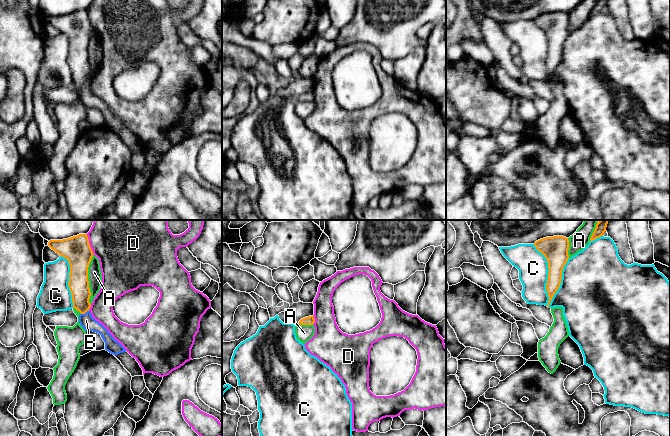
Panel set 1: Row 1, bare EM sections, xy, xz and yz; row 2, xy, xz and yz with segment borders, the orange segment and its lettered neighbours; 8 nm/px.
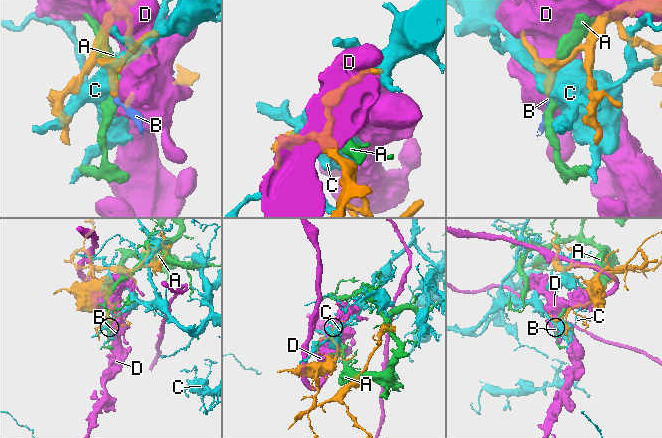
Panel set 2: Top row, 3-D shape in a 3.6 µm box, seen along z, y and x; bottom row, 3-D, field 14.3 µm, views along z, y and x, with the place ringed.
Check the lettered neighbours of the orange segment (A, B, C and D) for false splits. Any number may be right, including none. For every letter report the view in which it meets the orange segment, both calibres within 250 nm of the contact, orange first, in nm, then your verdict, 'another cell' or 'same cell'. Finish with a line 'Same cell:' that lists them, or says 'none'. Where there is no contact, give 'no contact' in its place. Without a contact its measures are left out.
A: xy | 220/110 nm | another cell
B: xy | 160/120 nm | same cell
C: yz | 200/240 nm | another cell
D: xy | 220/480 nm | another cell
Same cell: B

